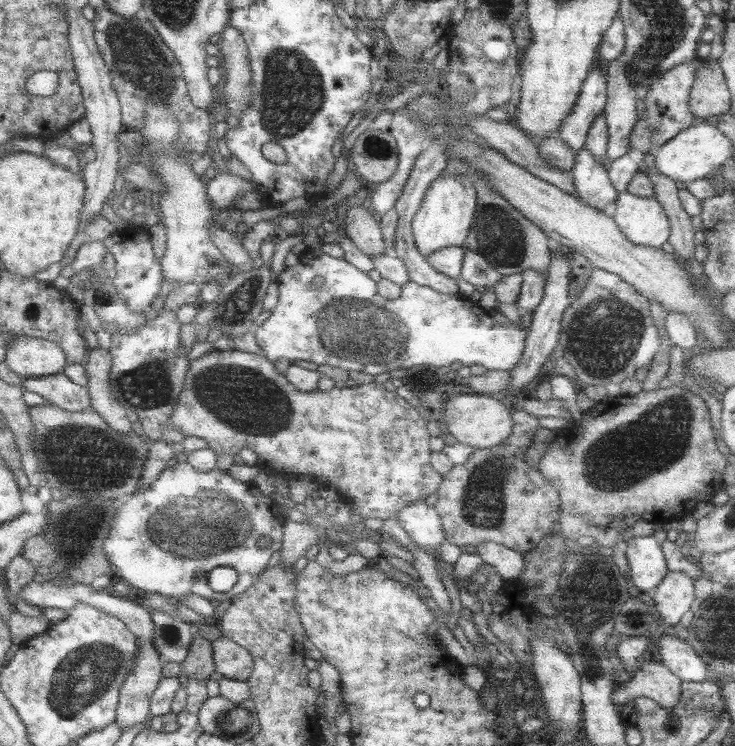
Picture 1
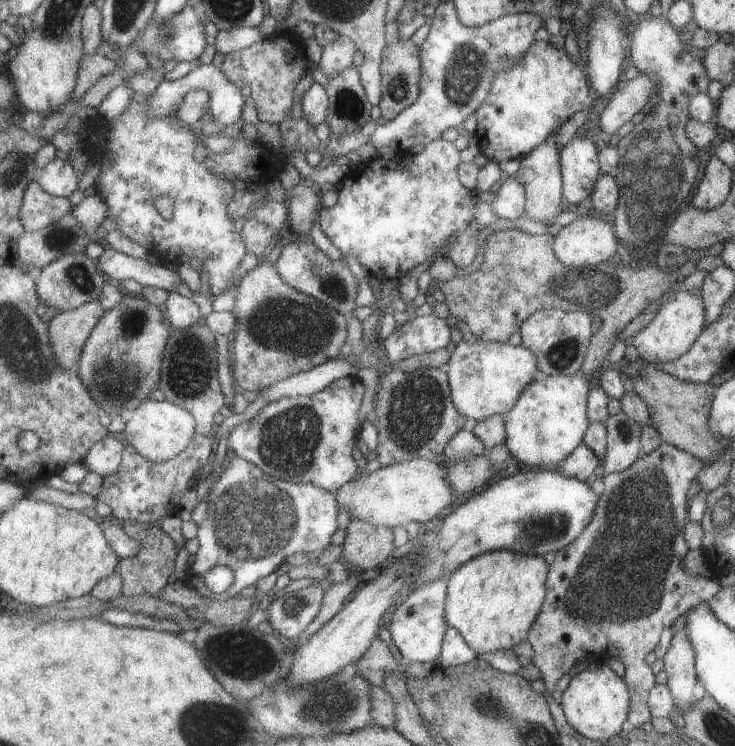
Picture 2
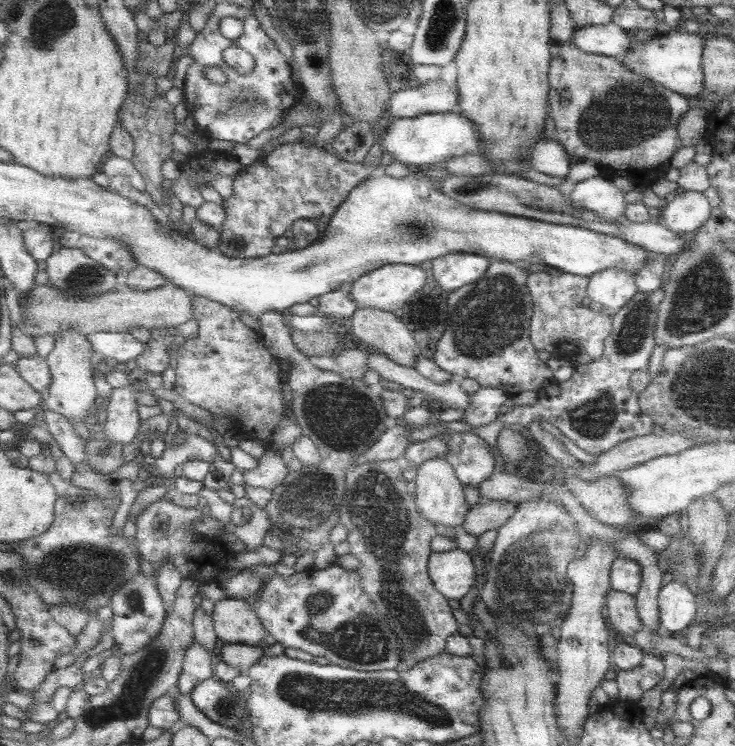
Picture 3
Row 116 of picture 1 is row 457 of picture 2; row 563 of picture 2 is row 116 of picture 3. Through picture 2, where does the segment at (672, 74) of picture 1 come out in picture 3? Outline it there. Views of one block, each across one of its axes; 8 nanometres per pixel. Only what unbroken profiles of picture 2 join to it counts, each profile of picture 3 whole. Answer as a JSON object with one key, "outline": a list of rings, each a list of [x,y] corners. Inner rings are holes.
{"outline":[[[565,44],[561,46],[561,52],[553,58],[553,62],[549,64],[549,114],[553,118],[553,124],[555,124],[555,138],[561,142],[561,146],[565,146],[567,150],[567,156],[569,158],[583,158],[583,160],[591,160],[595,162],[599,168],[605,166],[605,170],[613,170],[613,174],[629,174],[629,176],[637,176],[637,174],[643,174],[645,170],[653,170],[657,166],[665,166],[665,162],[669,162],[669,158],[679,150],[683,148],[681,140],[679,140],[679,134],[677,134],[677,124],[679,120],[685,116],[685,112],[689,110],[687,106],[687,98],[679,96],[679,94],[673,94],[665,88],[661,88],[659,84],[639,76],[639,74],[633,74],[631,70],[627,70],[619,60],[611,60],[609,56],[601,56],[601,54],[587,54],[587,52],[581,52],[577,50],[573,44]]]}

